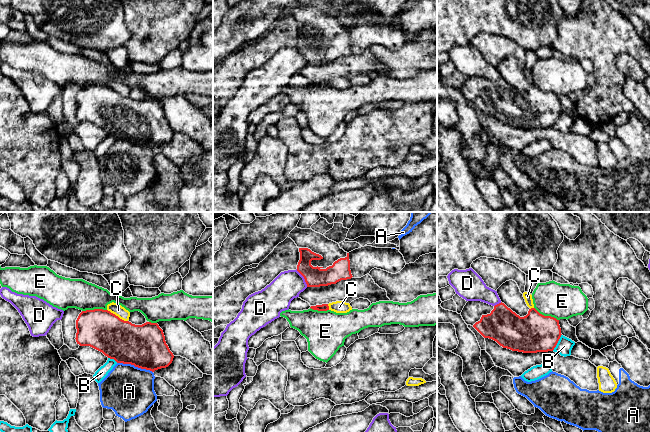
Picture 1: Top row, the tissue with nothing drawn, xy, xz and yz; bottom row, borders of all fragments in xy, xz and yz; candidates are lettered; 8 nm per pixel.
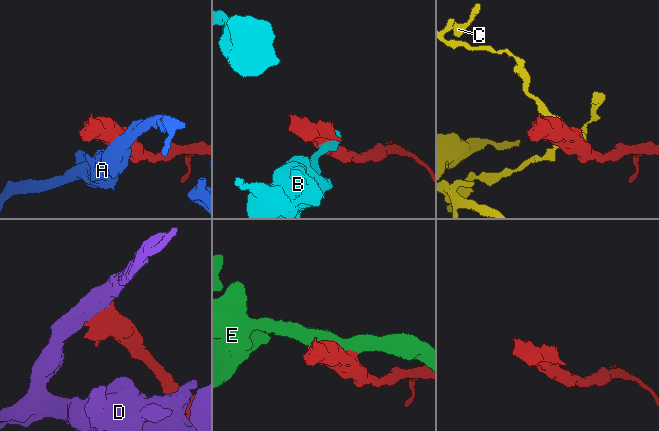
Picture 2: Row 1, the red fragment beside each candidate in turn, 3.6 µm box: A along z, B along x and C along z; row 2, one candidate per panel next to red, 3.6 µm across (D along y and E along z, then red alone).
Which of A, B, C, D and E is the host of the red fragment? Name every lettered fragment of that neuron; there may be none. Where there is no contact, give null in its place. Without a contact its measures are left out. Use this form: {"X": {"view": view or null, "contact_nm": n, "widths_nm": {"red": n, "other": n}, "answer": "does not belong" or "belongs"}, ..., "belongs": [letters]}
{"A": {"view": "xy", "contact_nm": 300, "widths_nm": {"red": 340, "other": 400}, "answer": "does not belong"}, "B": {"view": "yz", "contact_nm": 150, "widths_nm": {"red": 320, "other": 130}, "answer": "does not belong"}, "C": {"view": "xy", "contact_nm": 190, "widths_nm": {"red": 320, "other": 90}, "answer": "does not belong"}, "D": {"view": "xz", "contact_nm": 170, "widths_nm": {"red": 160, "other": 220}, "answer": "does not belong"}, "E": {"view": "xy", "contact_nm": 200, "widths_nm": {"red": 320, "other": 240}, "answer": "does not belong"}, "belongs": []}

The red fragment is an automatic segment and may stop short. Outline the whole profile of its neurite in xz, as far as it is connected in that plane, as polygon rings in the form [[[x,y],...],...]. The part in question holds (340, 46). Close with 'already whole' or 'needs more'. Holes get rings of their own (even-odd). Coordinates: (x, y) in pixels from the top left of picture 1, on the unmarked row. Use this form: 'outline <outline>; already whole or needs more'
outline [[[295,3],[288,11],[300,28],[297,47],[304,53],[307,63],[320,63],[336,60],[341,56],[351,55],[349,29],[340,24],[339,20],[312,5]]]; needs more

